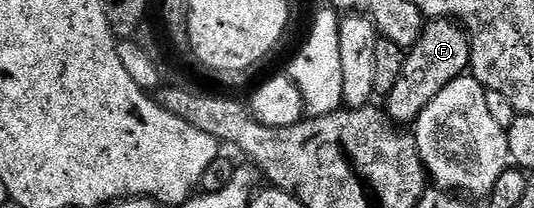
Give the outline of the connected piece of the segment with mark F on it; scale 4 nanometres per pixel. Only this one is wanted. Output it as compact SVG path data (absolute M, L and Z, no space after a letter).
M432 19L424 22L423 32L406 52L406 59L397 83L386 95L385 110L388 119L396 125L411 125L418 119L429 101L449 85L449 81L468 74L471 66L471 39L466 30L453 19Z

